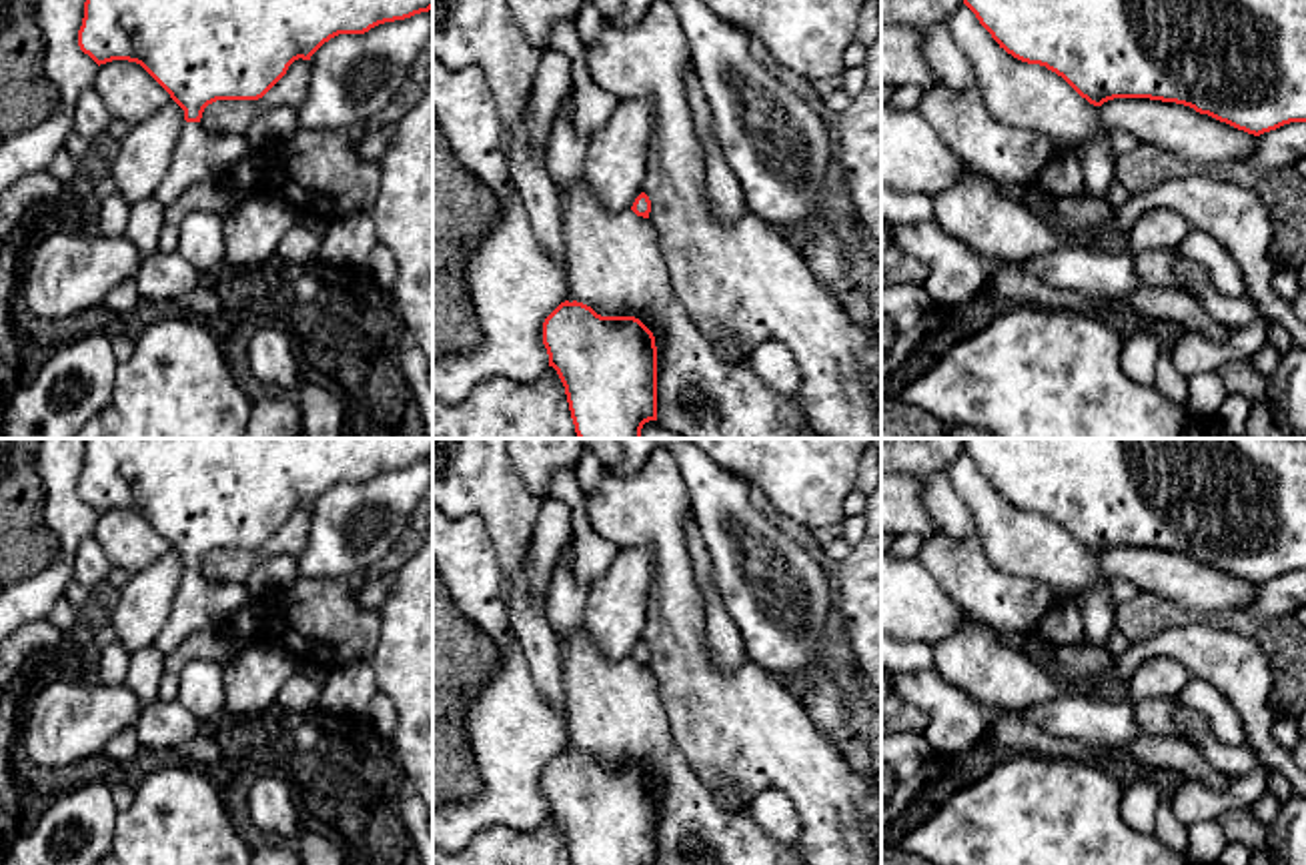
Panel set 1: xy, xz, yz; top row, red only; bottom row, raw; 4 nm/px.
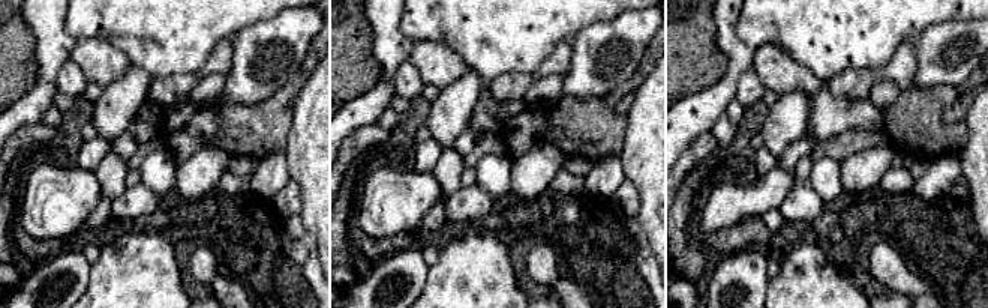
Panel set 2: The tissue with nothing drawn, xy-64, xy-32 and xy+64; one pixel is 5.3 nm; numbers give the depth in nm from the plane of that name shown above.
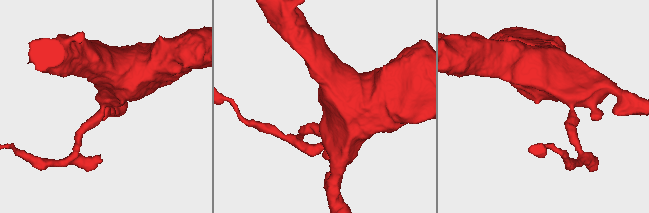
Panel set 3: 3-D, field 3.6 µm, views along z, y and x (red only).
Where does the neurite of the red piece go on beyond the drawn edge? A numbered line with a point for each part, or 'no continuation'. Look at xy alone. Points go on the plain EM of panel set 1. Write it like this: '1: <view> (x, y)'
1: xy (199, 603)

